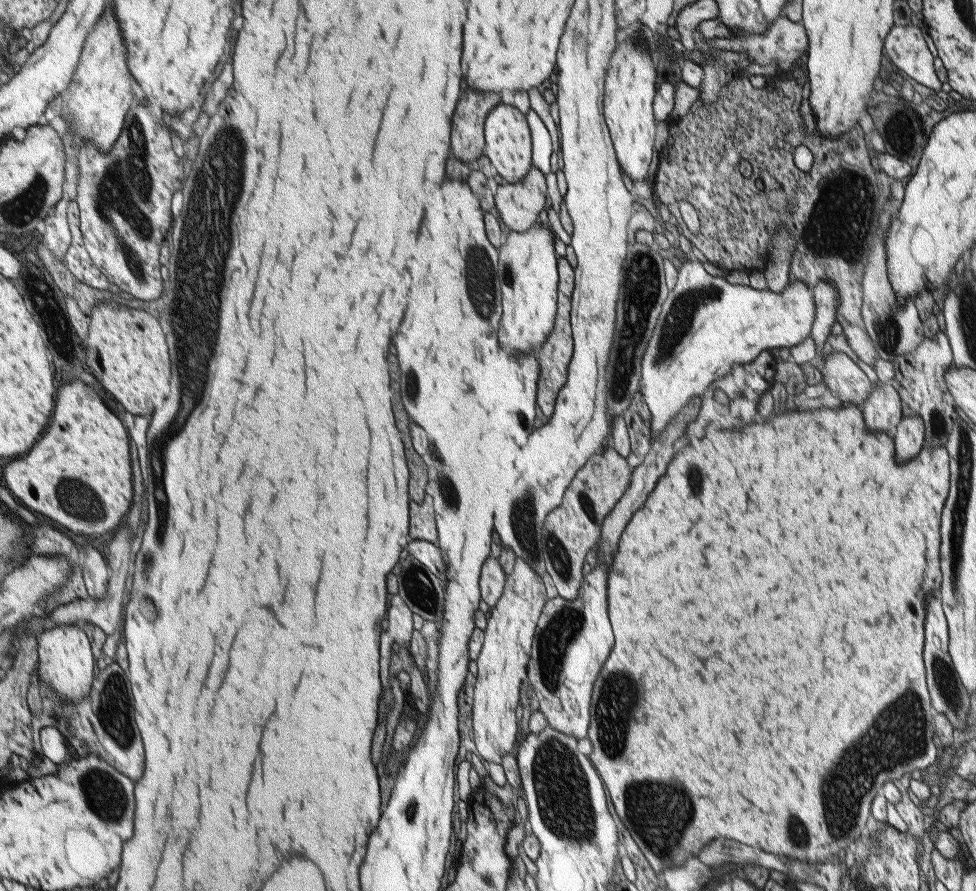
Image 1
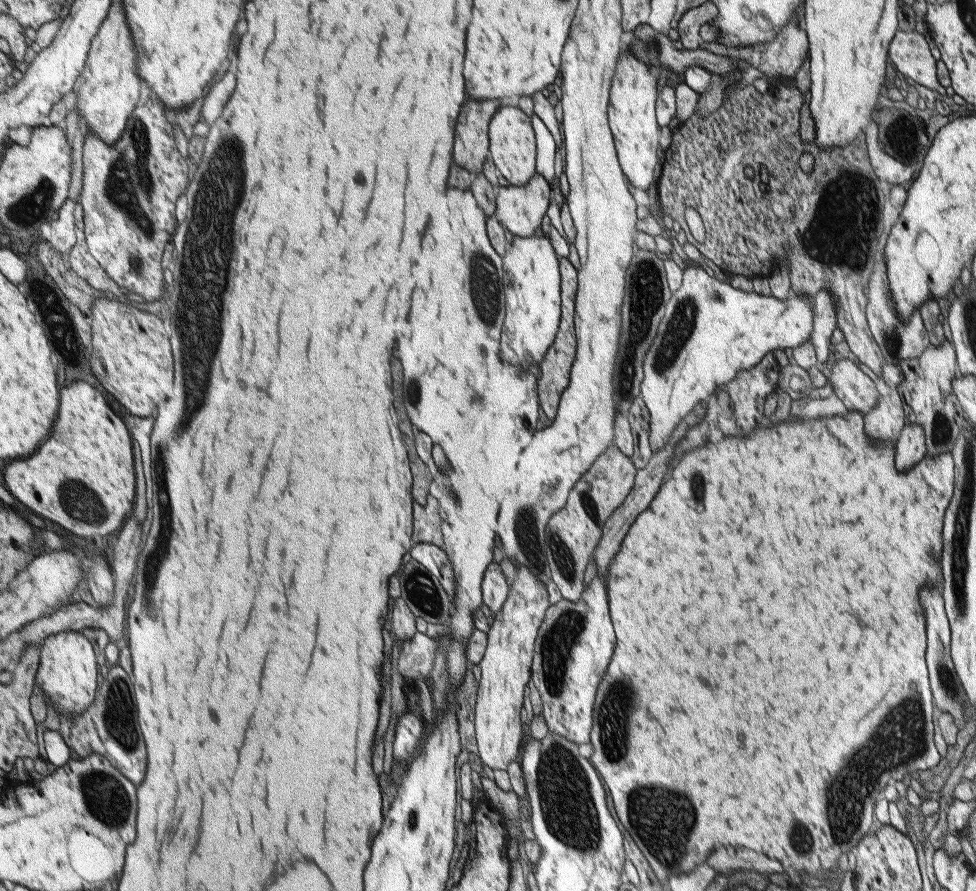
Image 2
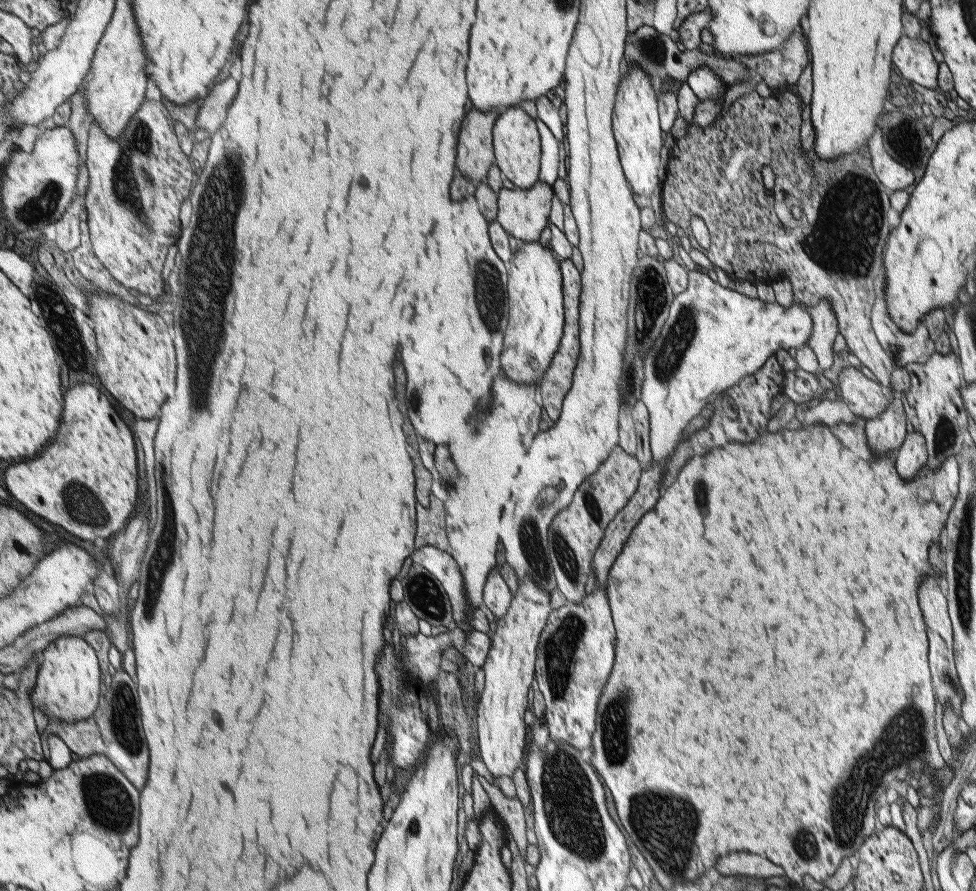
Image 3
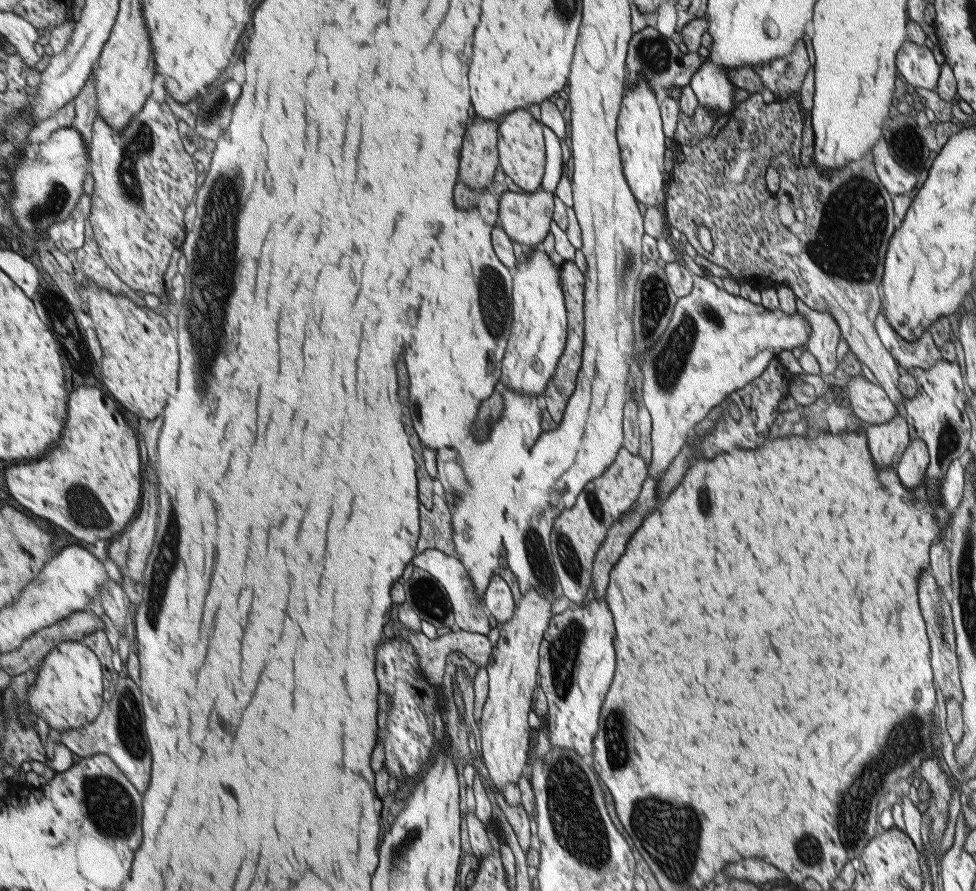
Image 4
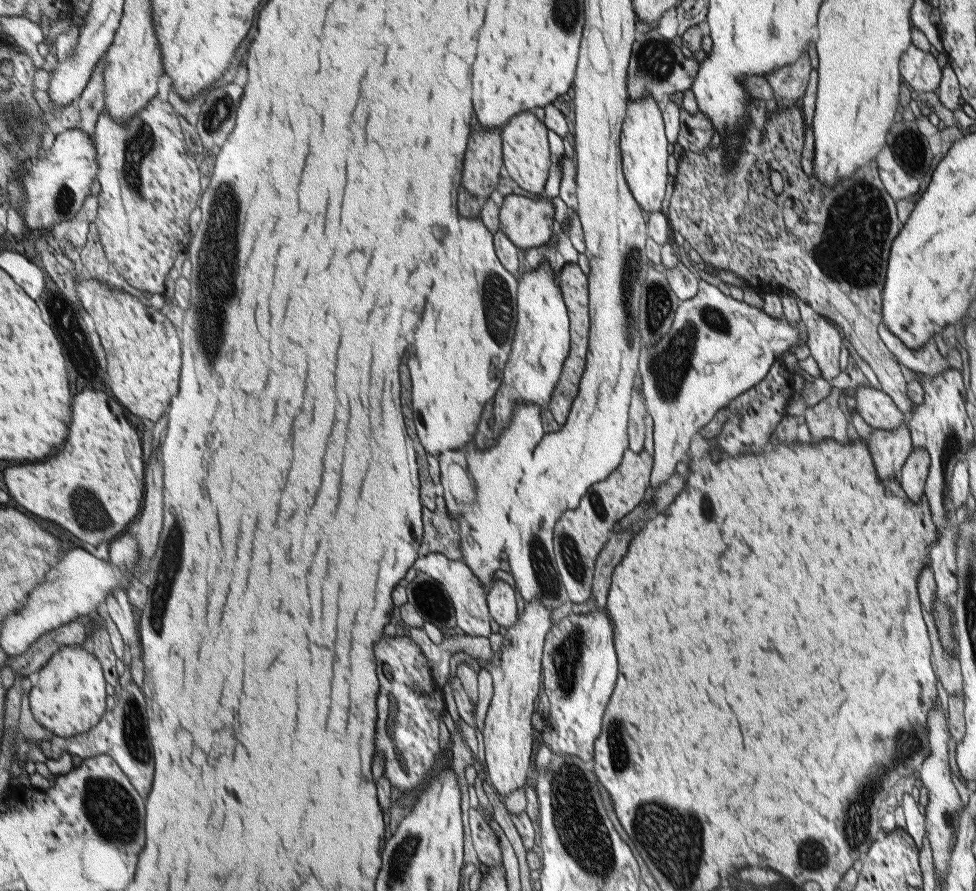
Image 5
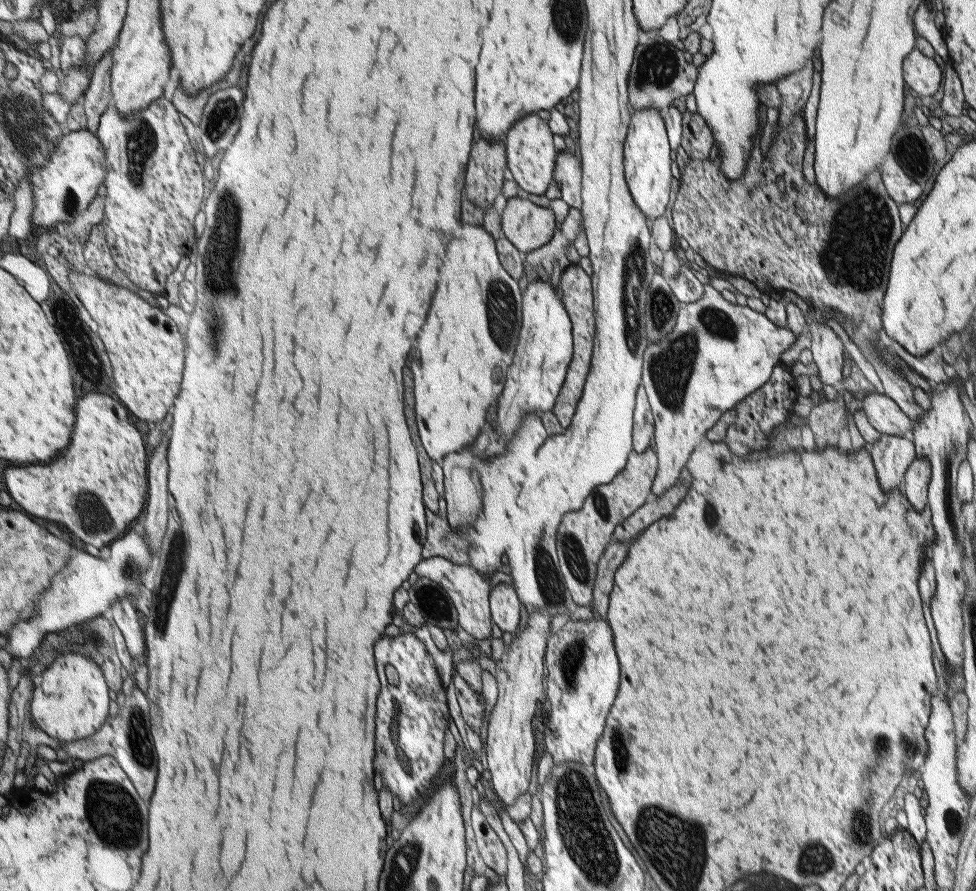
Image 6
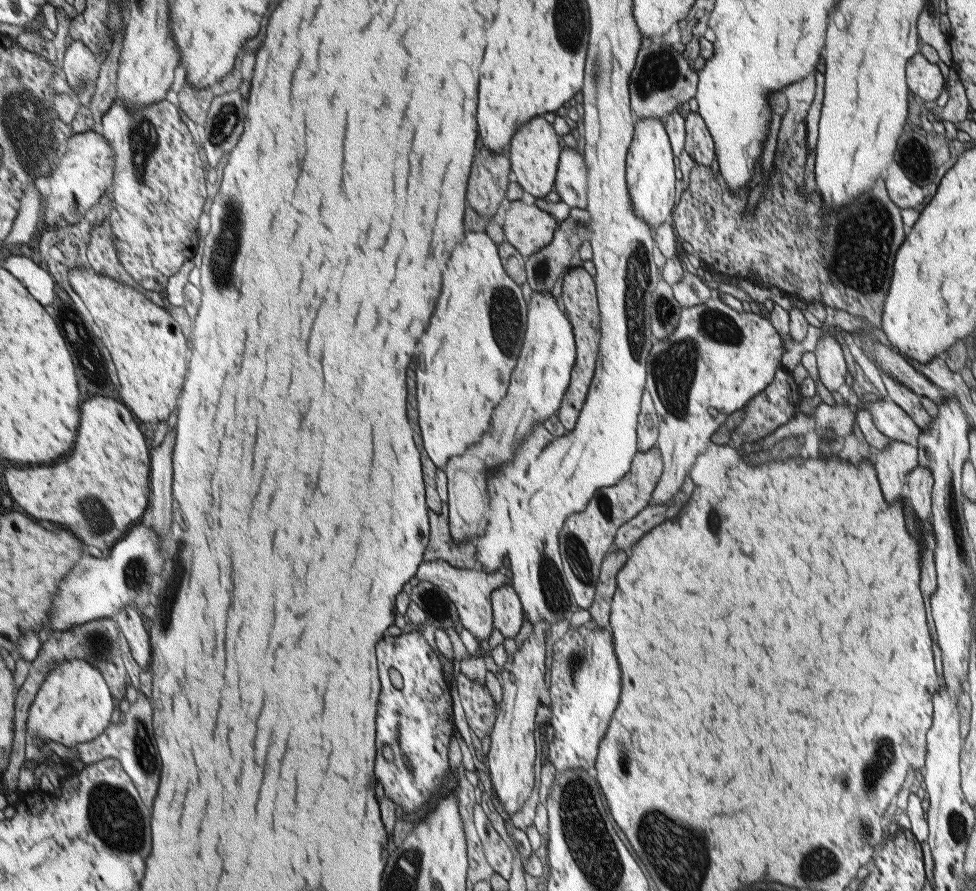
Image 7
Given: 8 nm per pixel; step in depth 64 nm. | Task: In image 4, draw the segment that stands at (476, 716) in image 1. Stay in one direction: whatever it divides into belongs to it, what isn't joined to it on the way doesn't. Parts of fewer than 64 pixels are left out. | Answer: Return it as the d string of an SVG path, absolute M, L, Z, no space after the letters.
M535 590L520 594L515 616L502 623L498 645L493 647L486 670L489 676L488 697L482 709L479 730L482 757L492 784L501 792L507 784L517 783L528 772L530 750L530 726L528 714L532 708L532 696L538 688L539 650L543 634L552 615L551 603Z

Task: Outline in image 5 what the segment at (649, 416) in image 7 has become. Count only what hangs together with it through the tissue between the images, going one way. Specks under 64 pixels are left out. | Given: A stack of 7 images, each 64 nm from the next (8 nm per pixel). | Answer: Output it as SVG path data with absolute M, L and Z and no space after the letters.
M634 387L628 416L628 450L636 453L643 452L644 439L646 439L646 423L644 423L644 419L649 414L643 389L640 390L640 387Z

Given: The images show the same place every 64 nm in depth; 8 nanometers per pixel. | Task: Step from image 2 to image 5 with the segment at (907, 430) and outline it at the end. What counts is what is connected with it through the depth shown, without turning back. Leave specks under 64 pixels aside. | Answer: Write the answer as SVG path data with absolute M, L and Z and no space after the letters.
M913 447L912 453L906 459L901 468L901 476L898 479L904 492L912 502L920 502L920 498L925 495L925 485L928 478L931 458L926 449Z

